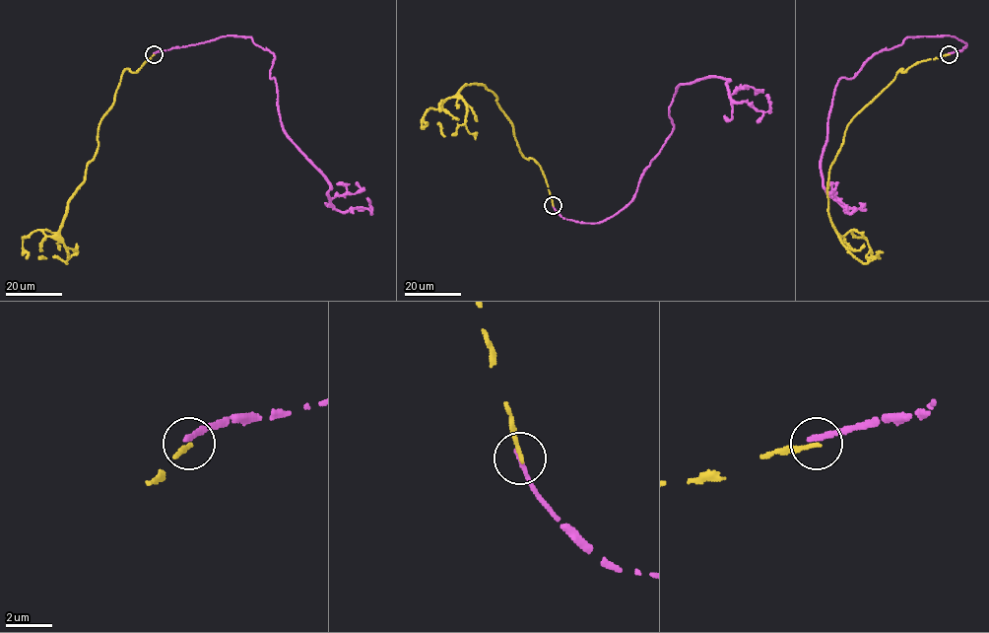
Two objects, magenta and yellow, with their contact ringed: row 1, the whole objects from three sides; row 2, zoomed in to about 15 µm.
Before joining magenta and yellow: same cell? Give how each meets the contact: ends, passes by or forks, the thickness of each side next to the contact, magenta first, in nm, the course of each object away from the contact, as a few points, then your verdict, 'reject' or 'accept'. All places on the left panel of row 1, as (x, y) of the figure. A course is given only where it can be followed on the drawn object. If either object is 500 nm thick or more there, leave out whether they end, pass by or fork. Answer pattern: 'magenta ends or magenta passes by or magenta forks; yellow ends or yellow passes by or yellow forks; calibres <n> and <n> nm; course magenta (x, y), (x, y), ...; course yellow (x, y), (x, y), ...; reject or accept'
magenta ends; yellow ends; calibres 240 and 180 nm; course magenta (154, 53), (250, 36), (273, 53), (282, 129), (329, 184), (329, 201), (370, 212), (367, 197); course yellow (154, 54), (135, 72), (122, 73), (98, 124), (98, 147), (60, 231), (67, 262), (39, 258); reject

